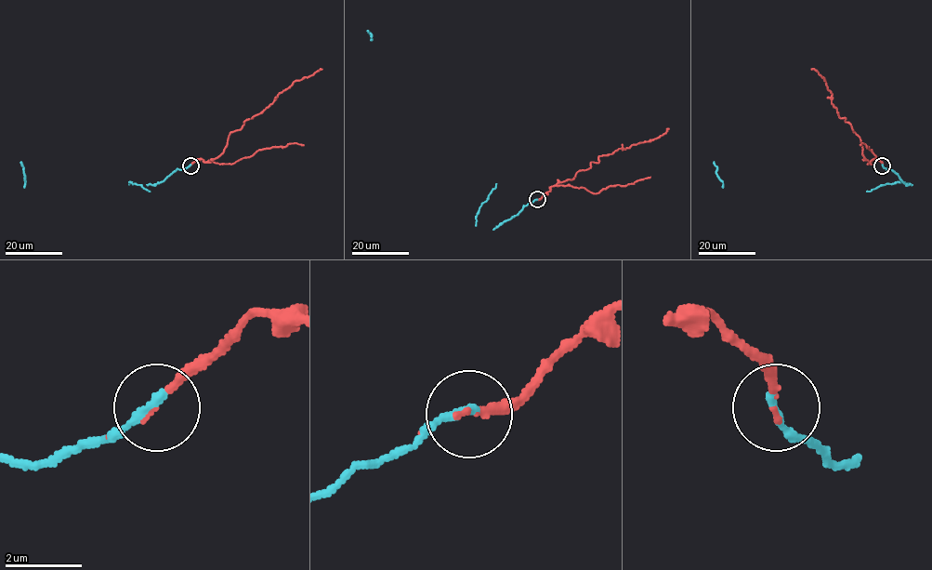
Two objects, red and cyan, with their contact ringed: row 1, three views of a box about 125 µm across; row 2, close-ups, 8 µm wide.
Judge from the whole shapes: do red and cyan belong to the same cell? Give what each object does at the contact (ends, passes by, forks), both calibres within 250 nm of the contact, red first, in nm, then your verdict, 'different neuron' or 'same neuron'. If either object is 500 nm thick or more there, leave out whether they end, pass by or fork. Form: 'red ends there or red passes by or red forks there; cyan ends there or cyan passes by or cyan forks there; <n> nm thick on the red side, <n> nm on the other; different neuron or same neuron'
red ends there; cyan ends there; 170 nm thick on the red side, 240 nm on the other; same neuron

